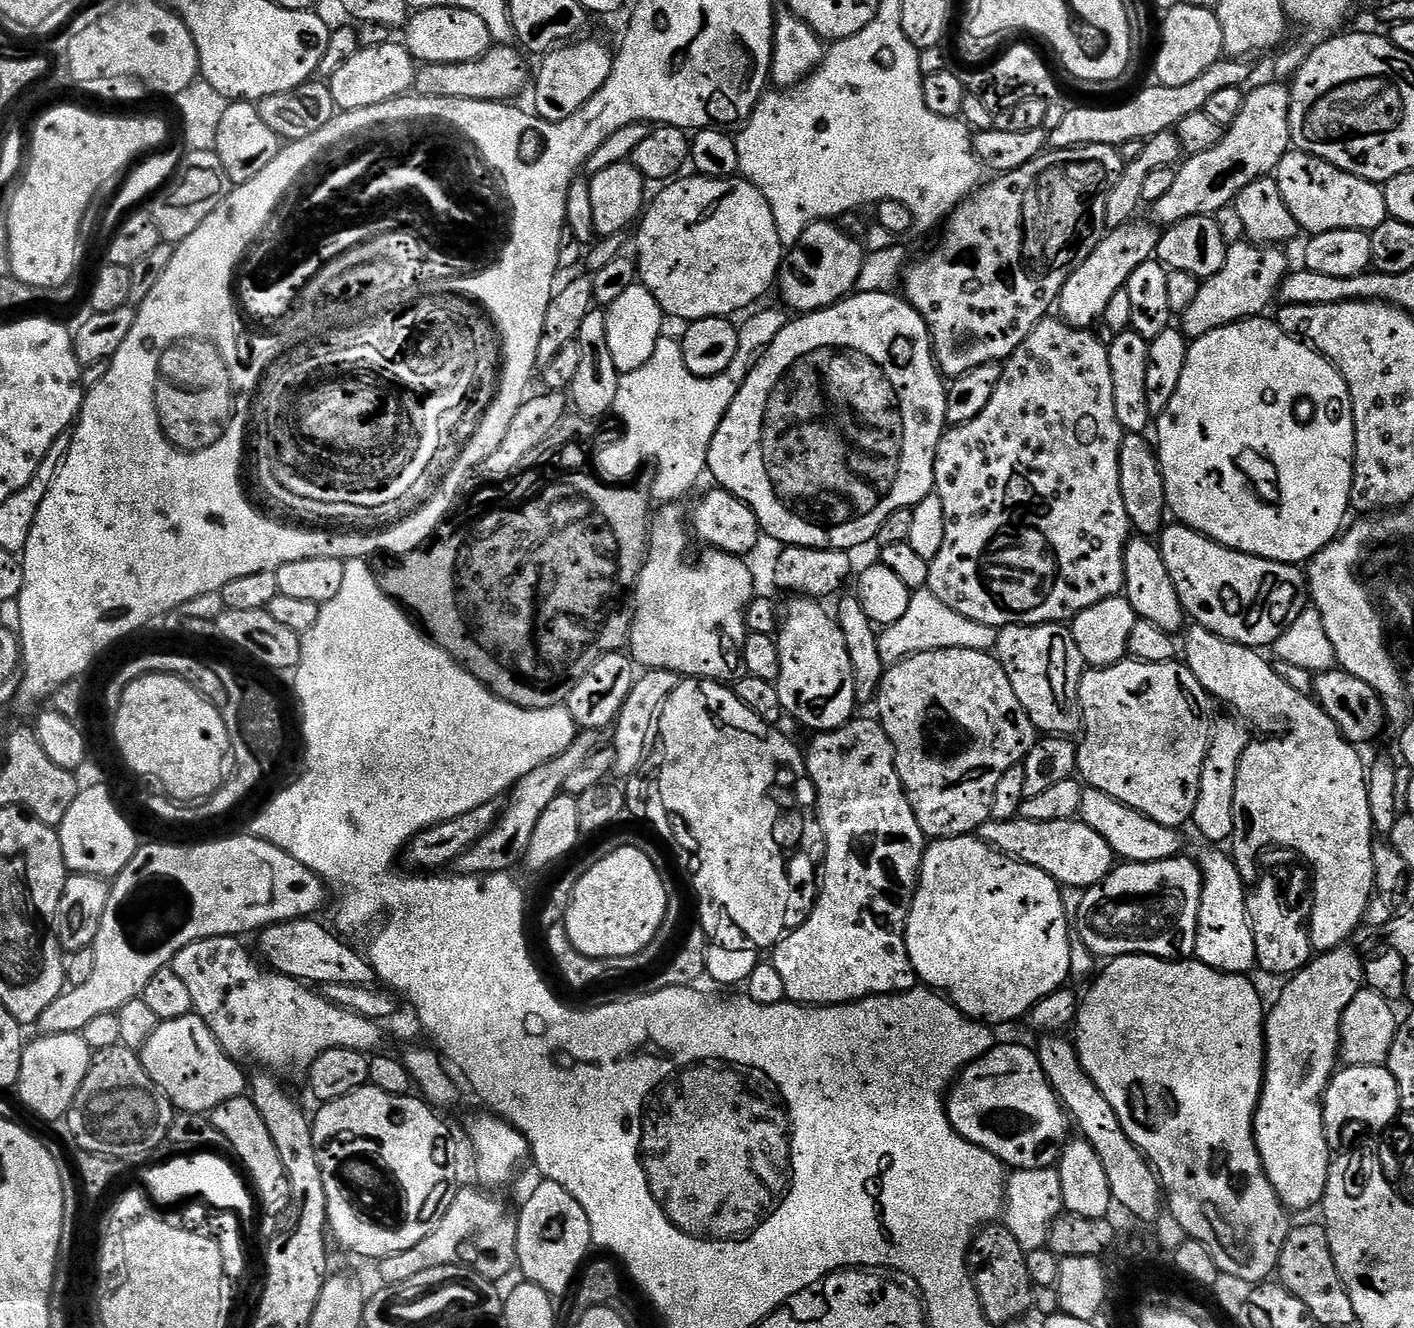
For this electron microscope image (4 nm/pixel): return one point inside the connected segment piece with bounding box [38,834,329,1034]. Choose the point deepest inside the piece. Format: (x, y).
(169, 895)

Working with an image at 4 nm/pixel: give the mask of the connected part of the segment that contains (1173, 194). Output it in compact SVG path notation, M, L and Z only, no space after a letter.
M1271 83L1260 84L1245 95L1238 118L1234 118L1232 125L1226 129L1218 146L1203 154L1187 157L1176 168L1174 186L1170 186L1162 198L1151 201L1151 219L1157 225L1177 224L1187 216L1215 217L1216 212L1229 207L1236 196L1250 186L1250 182L1275 173L1278 162L1282 162L1282 158L1293 147L1290 130L1292 93L1287 83Z

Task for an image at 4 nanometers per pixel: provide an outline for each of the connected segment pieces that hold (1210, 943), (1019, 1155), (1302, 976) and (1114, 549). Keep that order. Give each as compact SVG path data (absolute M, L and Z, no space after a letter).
M1208 850L1198 856L1200 873L1202 874L1202 902L1198 910L1198 930L1196 931L1195 959L1202 961L1219 972L1235 972L1237 974L1251 973L1251 968L1257 967L1256 951L1254 950L1254 934L1248 918L1248 902L1242 869L1236 865L1231 855L1224 850Z
M997 1043L985 1056L979 1056L977 1060L968 1065L958 1077L958 1082L953 1083L950 1089L950 1095L947 1097L948 1117L954 1126L954 1130L960 1134L962 1138L966 1138L970 1142L974 1142L974 1146L982 1146L990 1154L994 1154L999 1158L1009 1169L1015 1170L1038 1170L1039 1168L1051 1168L1059 1161L1060 1153L1069 1139L1068 1124L1070 1128L1070 1117L1064 1111L1064 1106L1060 1102L1054 1089L1050 1086L1050 1082L1046 1078L1046 1074L1040 1065L1040 1057L1035 1051L1032 1052L1024 1044L1000 1044Z
M1352 946L1332 948L1319 953L1302 971L1287 981L1276 1005L1269 1007L1264 1021L1264 1089L1256 1108L1256 1145L1264 1173L1270 1178L1278 1198L1293 1213L1304 1212L1321 1203L1328 1181L1330 1149L1324 1133L1324 1092L1338 1068L1340 1023L1346 1006L1365 987L1365 961Z
M1045 318L1040 320L1038 326L1034 326L1032 333L1024 339L1022 346L1018 346L1018 350L1014 350L1014 354L1003 361L1002 378L997 382L990 402L986 402L986 410L982 410L982 414L978 414L978 418L974 418L965 424L949 427L945 431L944 437L938 442L936 461L934 462L934 478L936 479L934 495L942 498L942 511L946 513L946 538L942 542L942 550L938 550L938 554L929 563L927 591L934 593L938 598L942 598L942 602L946 602L946 606L950 606L950 610L958 610L958 614L962 614L966 618L974 618L974 622L982 622L986 626L997 630L1011 624L1059 624L1061 622L1070 622L1082 610L1086 610L1111 596L1119 596L1124 590L1124 545L1130 539L1130 525L1125 503L1122 500L1122 486L1119 485L1119 450L1125 431L1121 428L1118 418L1114 414L1114 378L1110 378L1108 349L1105 341L1102 342L1095 336L1095 331L1070 326L1063 318L1052 319Z

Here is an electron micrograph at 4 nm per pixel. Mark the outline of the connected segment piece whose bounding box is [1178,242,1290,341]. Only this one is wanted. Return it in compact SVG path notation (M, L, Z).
M1251 242L1230 244L1222 270L1203 281L1194 303L1179 313L1180 331L1189 341L1193 341L1222 326L1237 324L1240 320L1250 320L1267 313L1264 311L1267 310L1268 303L1277 299L1280 284L1290 271L1288 256L1284 252L1287 251L1280 246L1261 246Z

